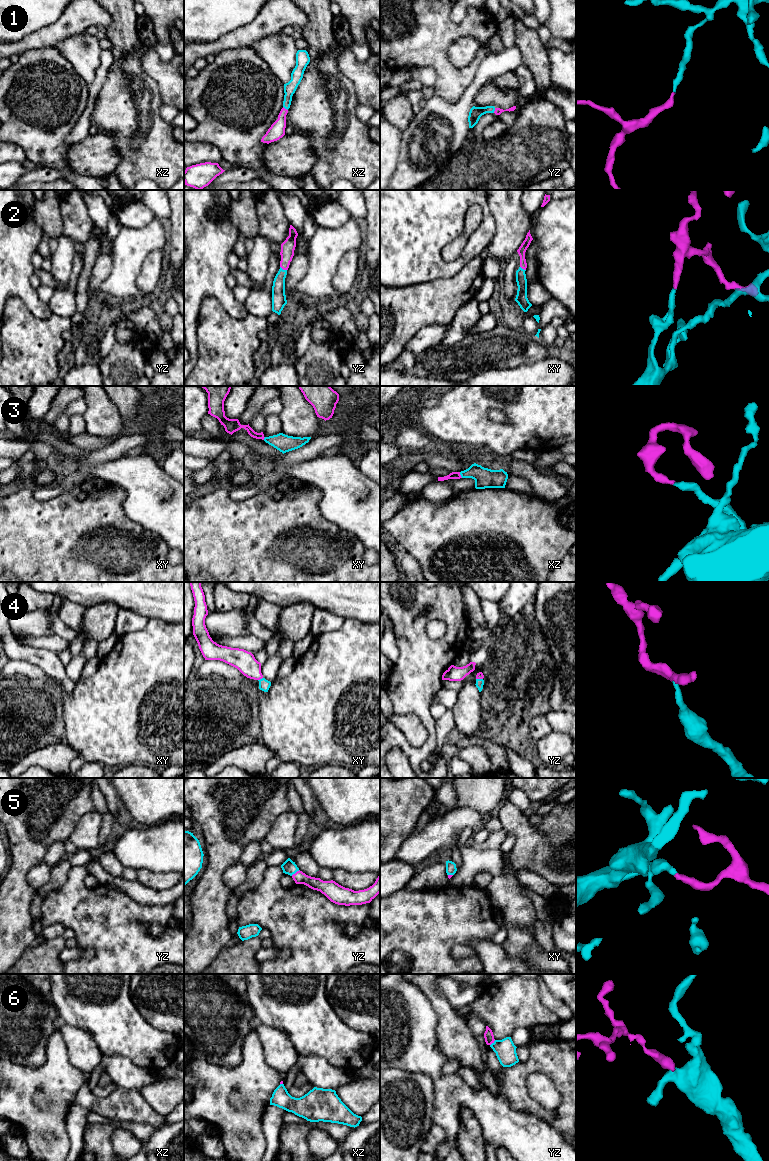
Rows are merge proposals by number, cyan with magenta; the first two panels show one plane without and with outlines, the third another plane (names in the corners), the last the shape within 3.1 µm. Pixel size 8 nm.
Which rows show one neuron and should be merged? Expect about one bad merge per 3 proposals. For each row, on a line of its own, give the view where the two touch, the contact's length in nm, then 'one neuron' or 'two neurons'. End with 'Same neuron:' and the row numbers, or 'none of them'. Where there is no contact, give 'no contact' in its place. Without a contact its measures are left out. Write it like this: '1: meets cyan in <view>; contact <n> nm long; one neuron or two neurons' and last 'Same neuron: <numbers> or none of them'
1: meets cyan in xz; contact 50 nm long; one neuron
2: meets cyan in yz; contact 70 nm long; one neuron
3: meets cyan in xz; contact 50 nm long; one neuron
4: meets cyan in xy; contact 50 nm long; one neuron
5: meets cyan in yz; contact 80 nm long; one neuron
6: meets cyan in yz; contact 60 nm long; one neuron
Same neuron: 1, 2, 3, 4, 5, 6

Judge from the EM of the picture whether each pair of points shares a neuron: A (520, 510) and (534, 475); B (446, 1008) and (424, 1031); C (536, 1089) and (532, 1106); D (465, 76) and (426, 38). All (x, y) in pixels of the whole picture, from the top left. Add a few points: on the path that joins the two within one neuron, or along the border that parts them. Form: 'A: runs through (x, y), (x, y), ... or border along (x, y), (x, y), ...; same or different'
A: border along (535, 494), (550, 502); different
B: border along (426, 996), (437, 1017), (437, 1041); different
C: border along (528, 1077), (529, 1095), (544, 1107), (555, 1109); different
D: runs through (453, 74), (430, 50); same

